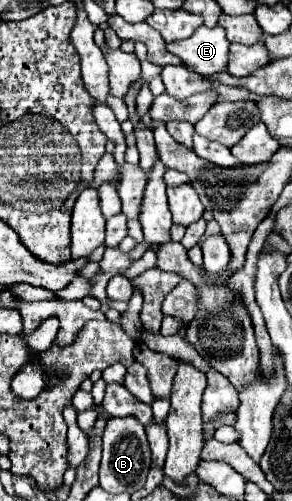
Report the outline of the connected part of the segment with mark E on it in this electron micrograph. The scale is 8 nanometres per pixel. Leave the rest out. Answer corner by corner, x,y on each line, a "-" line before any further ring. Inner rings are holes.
199,26
189,38
167,44
167,50
183,60
189,70
201,76
223,72
229,60
229,40
221,26

